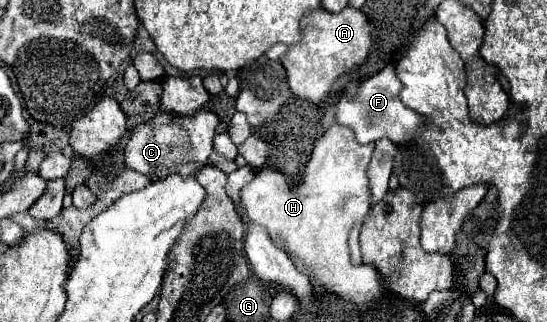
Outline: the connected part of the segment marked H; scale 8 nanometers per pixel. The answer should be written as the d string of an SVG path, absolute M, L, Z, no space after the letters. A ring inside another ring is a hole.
M333 123L325 135L315 141L297 187L291 187L283 173L261 169L241 191L243 221L263 225L271 239L277 237L281 245L309 269L313 281L355 305L367 305L387 293L381 283L381 273L373 265L351 263L347 245L351 229L361 225L371 209L371 189L365 175L365 165L369 165L371 153L371 143L357 143L350 128ZM333 203L341 203L341 209L347 209L347 219L341 219L337 211L327 209Z

